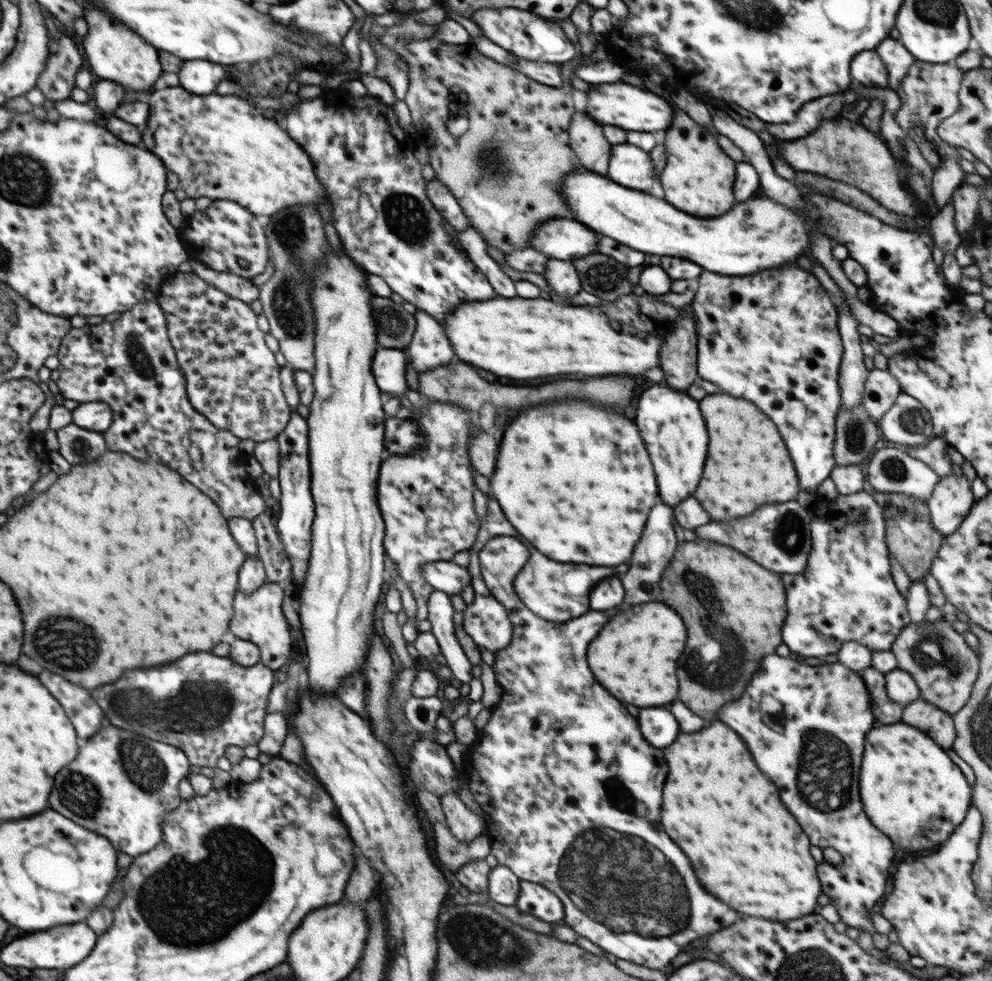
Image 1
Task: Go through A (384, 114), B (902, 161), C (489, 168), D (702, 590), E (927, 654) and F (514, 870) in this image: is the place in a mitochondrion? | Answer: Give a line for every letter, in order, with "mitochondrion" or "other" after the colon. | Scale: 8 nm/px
A: other
B: other
C: mitochondrion
D: mitochondrion
E: mitochondrion
F: other

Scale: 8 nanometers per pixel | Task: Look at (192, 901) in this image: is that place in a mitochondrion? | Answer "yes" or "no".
yes

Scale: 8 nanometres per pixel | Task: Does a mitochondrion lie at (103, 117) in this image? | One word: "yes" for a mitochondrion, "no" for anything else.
no

